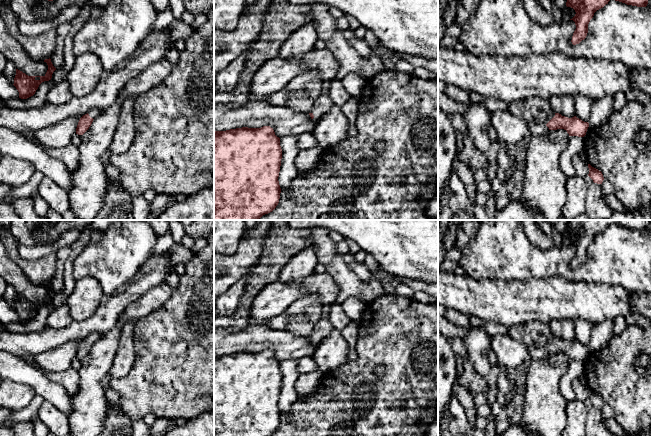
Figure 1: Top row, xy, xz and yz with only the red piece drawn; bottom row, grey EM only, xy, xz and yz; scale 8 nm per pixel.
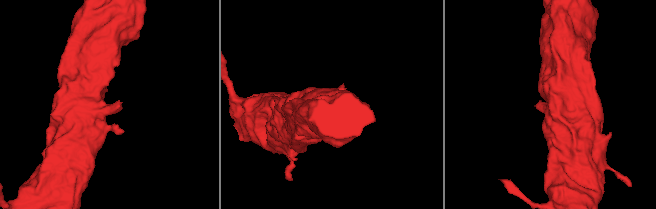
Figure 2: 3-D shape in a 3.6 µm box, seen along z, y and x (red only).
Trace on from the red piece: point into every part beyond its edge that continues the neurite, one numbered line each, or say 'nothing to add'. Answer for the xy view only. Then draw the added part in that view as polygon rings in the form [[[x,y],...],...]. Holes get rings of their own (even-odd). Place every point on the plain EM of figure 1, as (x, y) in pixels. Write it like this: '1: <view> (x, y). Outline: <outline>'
1: xy (95, 336). Outline: [[[93,332],[88,335],[88,338],[91,342],[95,343],[97,342],[101,337],[103,336],[103,333]]]

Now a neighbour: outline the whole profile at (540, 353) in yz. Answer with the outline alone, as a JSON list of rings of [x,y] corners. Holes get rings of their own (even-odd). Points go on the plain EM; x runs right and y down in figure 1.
[[[530,347],[529,356],[531,359],[547,360],[549,352],[543,347]]]

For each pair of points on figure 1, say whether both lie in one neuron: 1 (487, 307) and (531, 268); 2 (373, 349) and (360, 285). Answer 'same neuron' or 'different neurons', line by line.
1: different neurons
2: different neurons

